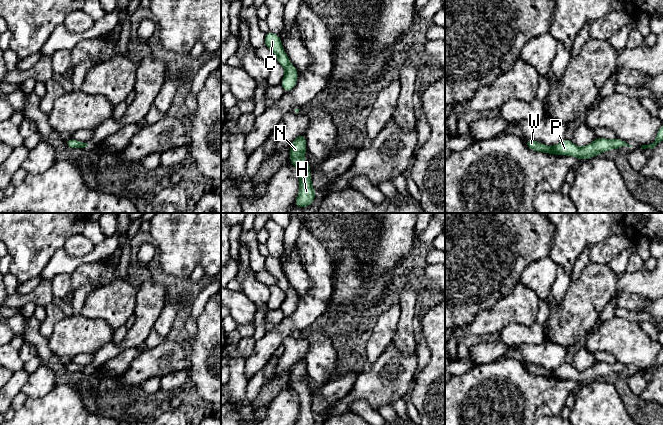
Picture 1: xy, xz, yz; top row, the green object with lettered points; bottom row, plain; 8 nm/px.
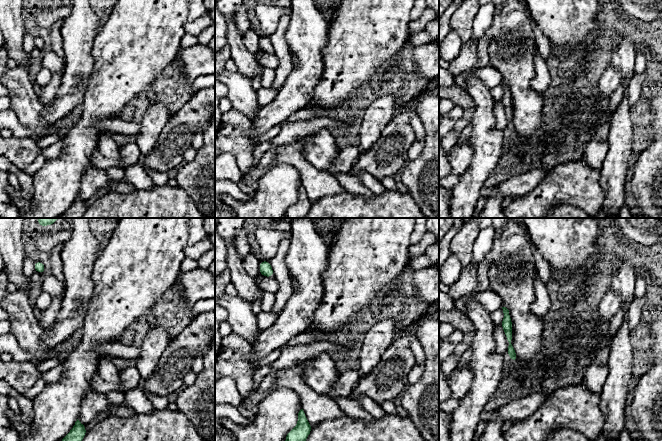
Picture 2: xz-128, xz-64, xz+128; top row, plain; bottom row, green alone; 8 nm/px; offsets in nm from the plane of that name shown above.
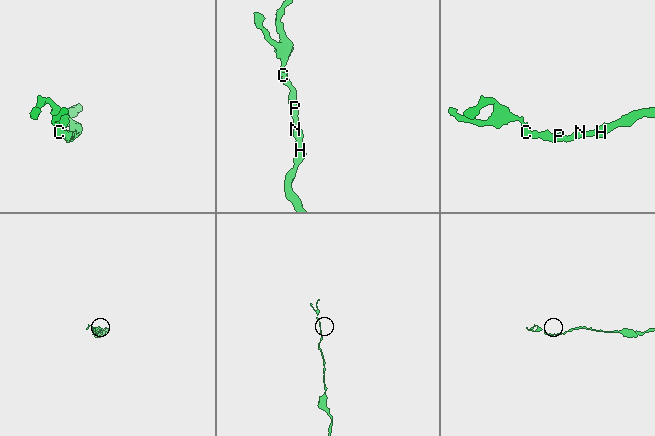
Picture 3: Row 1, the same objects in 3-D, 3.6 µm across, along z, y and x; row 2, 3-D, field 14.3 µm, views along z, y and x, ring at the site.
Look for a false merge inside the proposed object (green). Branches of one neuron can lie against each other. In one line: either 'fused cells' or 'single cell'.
single cell

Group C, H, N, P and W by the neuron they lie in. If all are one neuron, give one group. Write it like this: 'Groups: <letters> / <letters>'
Groups: C H N P W

